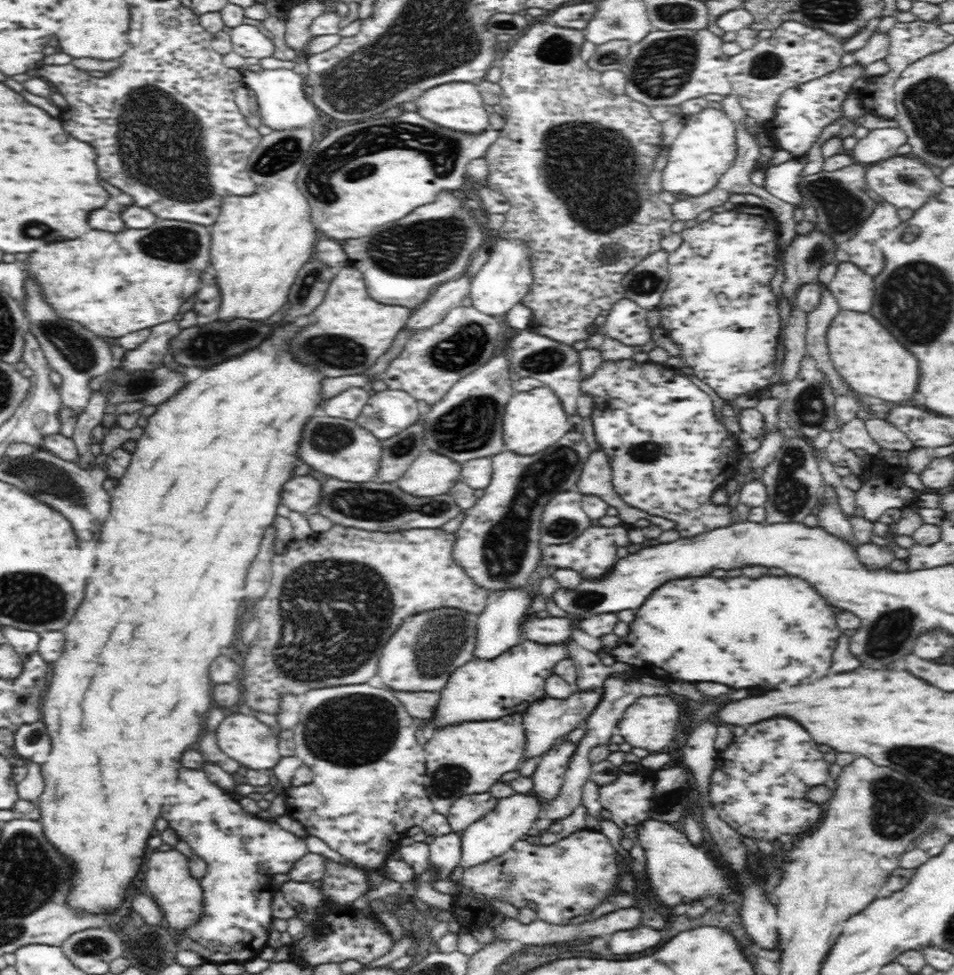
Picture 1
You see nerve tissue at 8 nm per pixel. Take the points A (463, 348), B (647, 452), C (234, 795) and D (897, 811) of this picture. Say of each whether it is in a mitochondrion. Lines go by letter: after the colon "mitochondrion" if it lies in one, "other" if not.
A: mitochondrion
B: mitochondrion
C: other
D: mitochondrion

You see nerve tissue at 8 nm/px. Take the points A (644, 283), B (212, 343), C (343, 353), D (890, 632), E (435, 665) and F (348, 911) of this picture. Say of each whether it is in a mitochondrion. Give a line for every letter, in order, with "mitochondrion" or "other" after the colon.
A: mitochondrion
B: mitochondrion
C: mitochondrion
D: mitochondrion
E: mitochondrion
F: other

